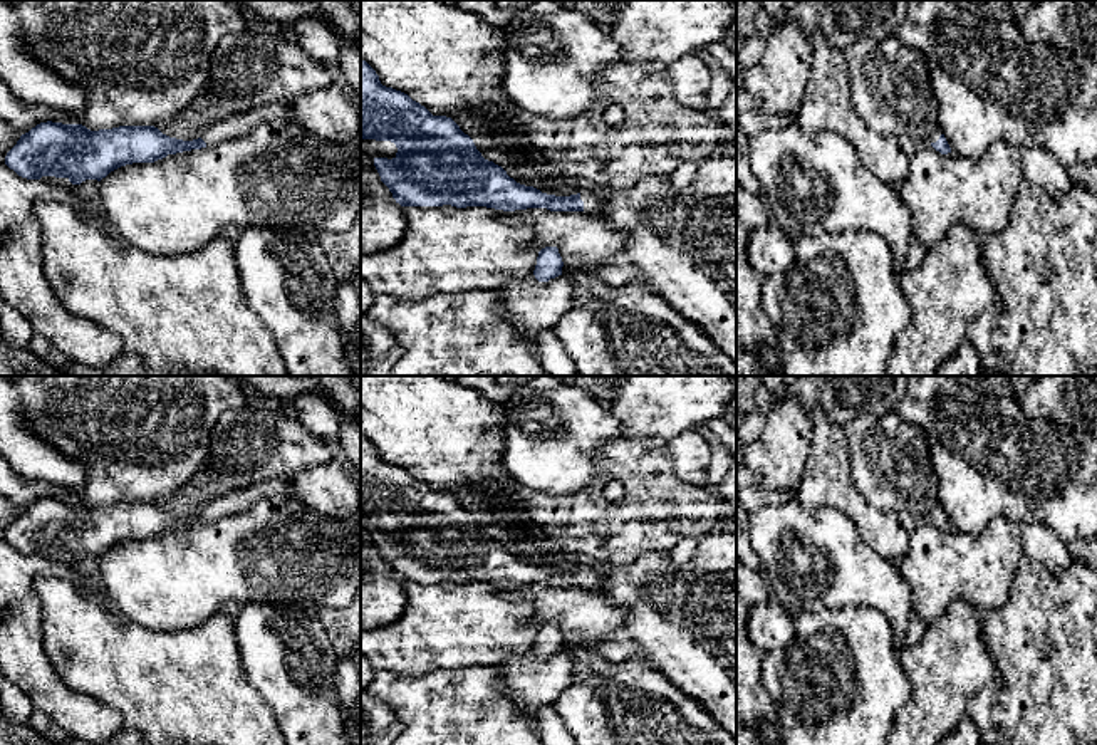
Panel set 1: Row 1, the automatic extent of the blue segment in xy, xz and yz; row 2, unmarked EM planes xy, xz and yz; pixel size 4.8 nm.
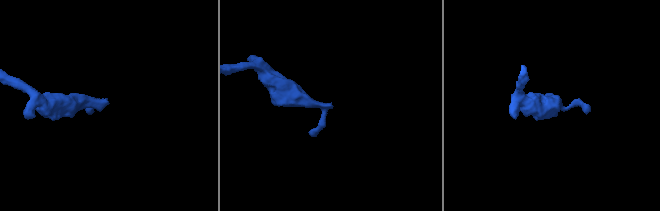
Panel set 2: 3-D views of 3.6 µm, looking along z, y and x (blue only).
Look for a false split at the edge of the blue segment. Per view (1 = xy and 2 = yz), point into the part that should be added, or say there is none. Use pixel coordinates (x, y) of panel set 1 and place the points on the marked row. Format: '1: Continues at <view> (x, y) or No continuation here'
1: Continues at xy (233, 126)
2: Continues at yz (935, 135)

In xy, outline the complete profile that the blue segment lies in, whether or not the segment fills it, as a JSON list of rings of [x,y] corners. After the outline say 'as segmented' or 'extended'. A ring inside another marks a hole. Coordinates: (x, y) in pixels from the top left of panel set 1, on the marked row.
[[[283,102],[231,114],[208,126],[198,139],[183,141],[163,134],[154,126],[119,126],[91,131],[82,124],[40,122],[22,134],[7,153],[5,164],[18,176],[67,178],[72,185],[101,181],[111,171],[133,163],[154,163],[191,149],[213,148],[248,134],[265,121],[297,122]]]; extended

